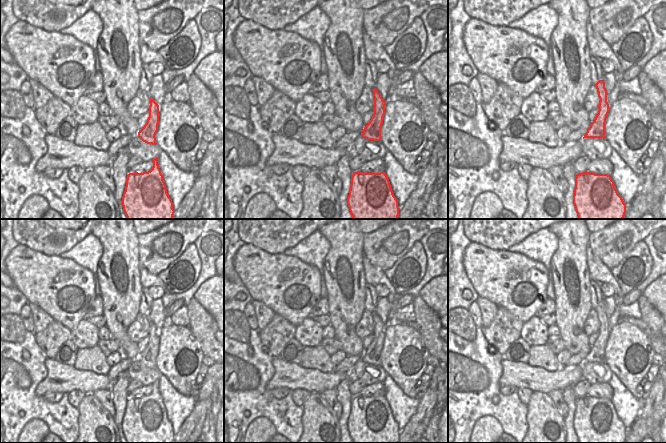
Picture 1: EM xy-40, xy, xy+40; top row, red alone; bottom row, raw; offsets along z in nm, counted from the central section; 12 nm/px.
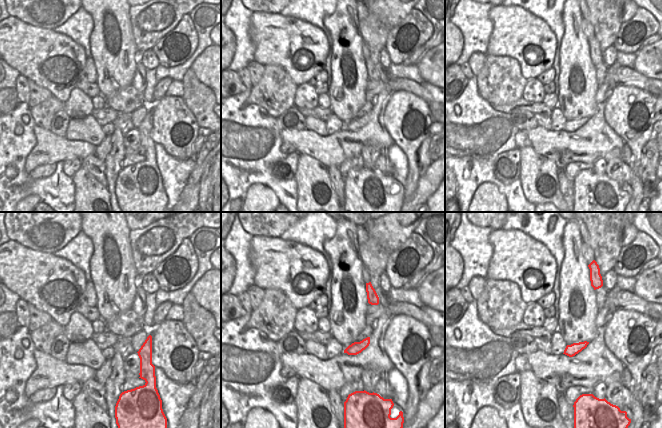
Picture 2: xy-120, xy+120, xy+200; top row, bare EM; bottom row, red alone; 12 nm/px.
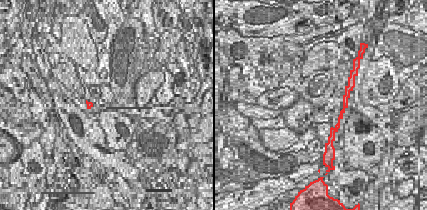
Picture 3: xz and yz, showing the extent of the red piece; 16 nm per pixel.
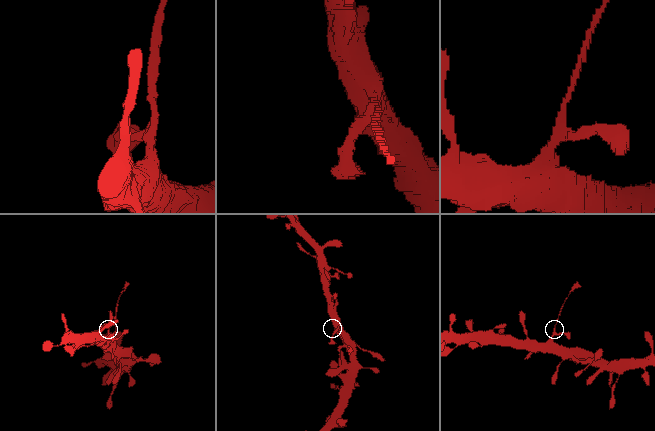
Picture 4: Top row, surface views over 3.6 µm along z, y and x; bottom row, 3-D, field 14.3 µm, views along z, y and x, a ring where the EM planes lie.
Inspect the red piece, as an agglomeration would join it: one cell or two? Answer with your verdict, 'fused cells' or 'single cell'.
fused cells

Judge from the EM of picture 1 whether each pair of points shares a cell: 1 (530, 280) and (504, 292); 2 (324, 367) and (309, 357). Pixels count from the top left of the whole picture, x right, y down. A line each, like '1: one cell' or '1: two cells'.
1: one cell
2: one cell

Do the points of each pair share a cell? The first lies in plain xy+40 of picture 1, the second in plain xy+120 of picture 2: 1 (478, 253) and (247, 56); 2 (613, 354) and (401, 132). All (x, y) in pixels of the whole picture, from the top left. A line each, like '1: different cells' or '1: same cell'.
1: different cells
2: same cell

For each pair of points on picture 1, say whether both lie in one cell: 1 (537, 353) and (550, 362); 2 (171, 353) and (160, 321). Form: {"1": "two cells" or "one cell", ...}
{"1": "one cell", "2": "two cells"}

